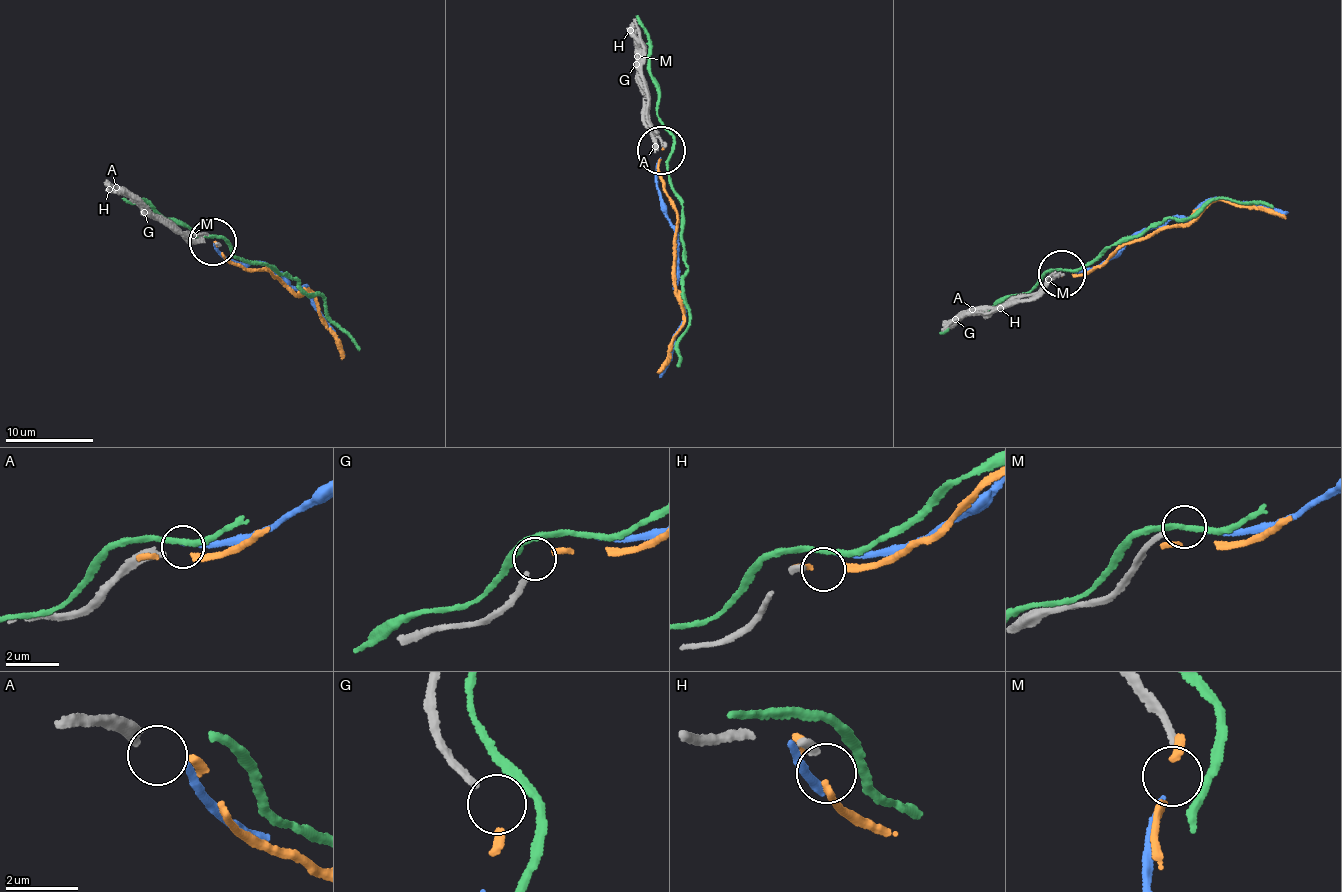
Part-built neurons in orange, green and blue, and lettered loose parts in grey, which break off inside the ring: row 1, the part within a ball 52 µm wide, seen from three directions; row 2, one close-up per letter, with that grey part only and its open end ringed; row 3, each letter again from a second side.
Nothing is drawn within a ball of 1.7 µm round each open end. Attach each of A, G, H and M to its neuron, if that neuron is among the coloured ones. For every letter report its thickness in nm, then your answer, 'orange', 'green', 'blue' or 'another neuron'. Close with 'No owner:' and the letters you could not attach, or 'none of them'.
A: 200 nm | another neuron
G: 200 nm | orange
H: 200 nm | another neuron
M: 180 nm | blue
No owner: A, H

